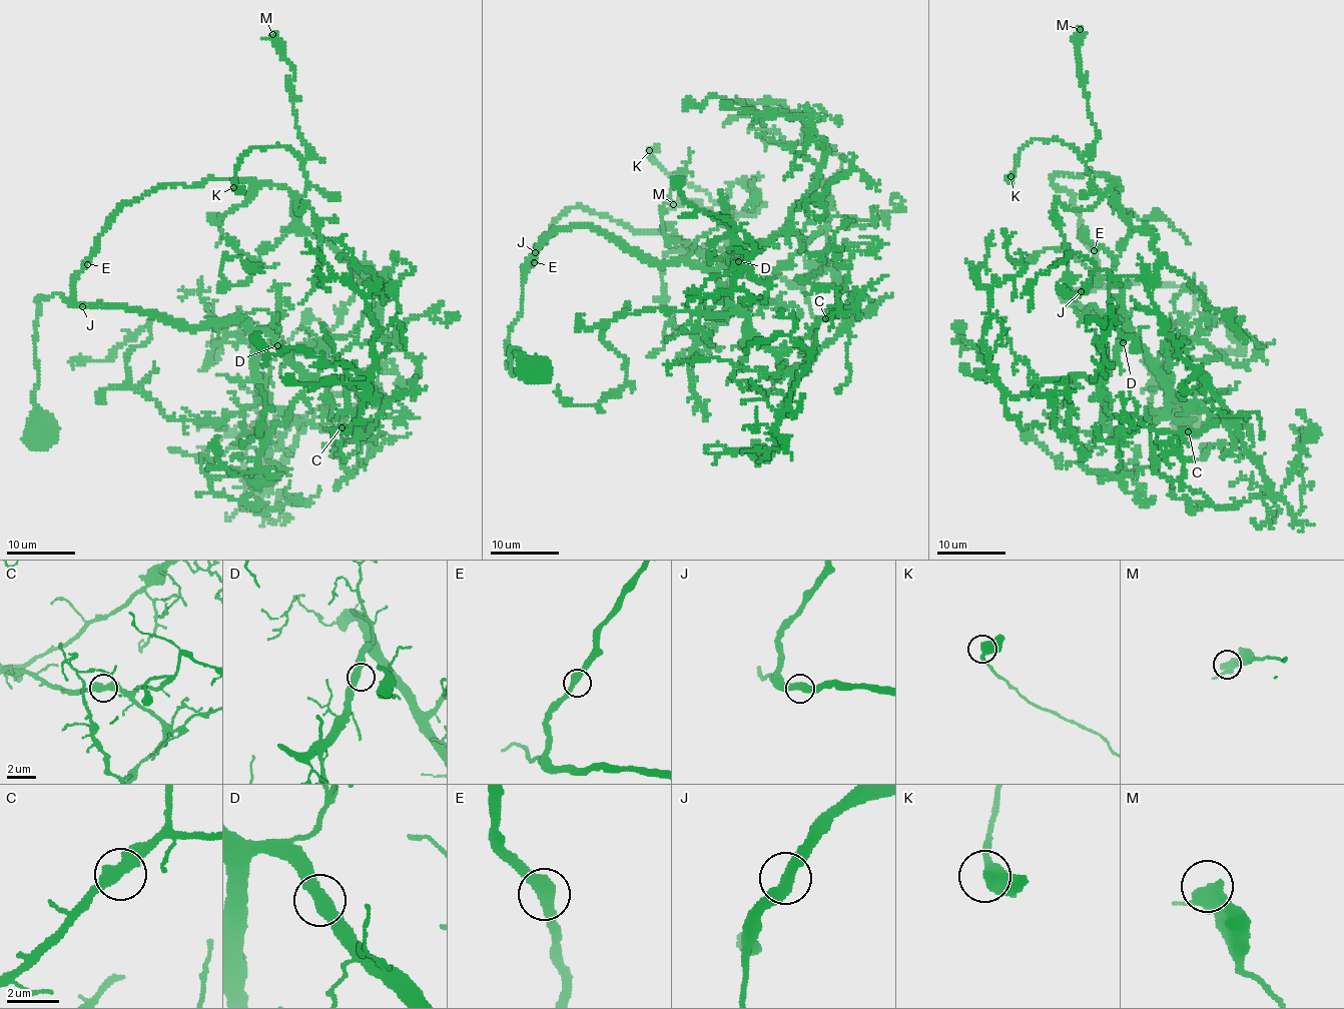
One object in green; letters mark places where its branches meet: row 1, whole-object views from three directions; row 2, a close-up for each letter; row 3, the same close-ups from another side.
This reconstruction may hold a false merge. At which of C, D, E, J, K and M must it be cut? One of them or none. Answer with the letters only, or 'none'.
none

